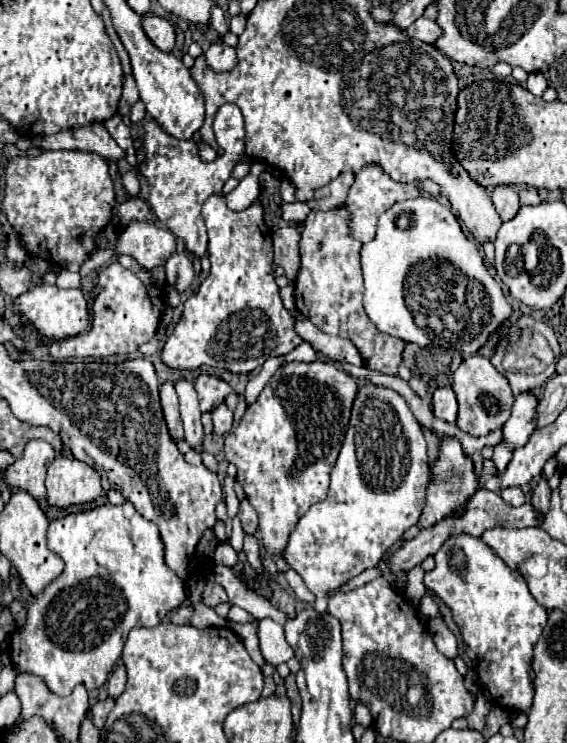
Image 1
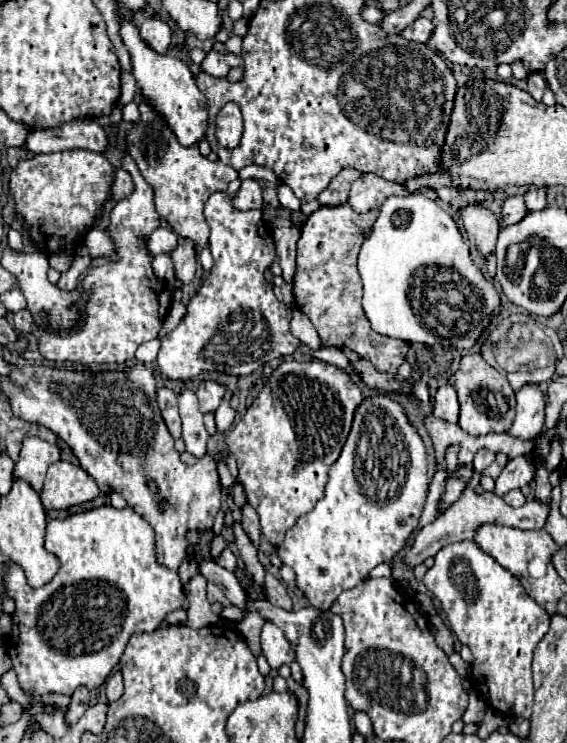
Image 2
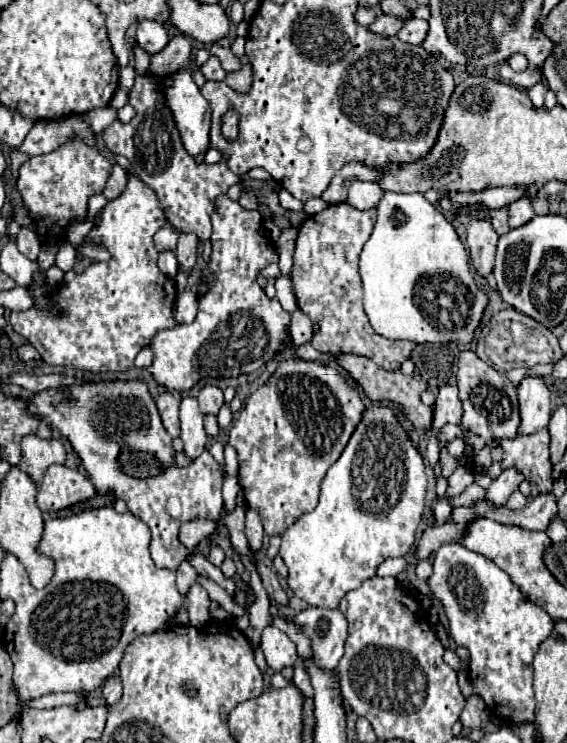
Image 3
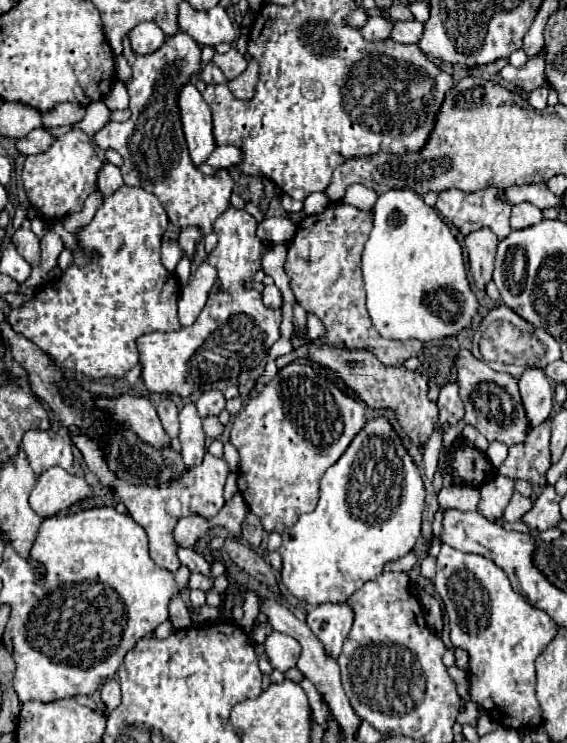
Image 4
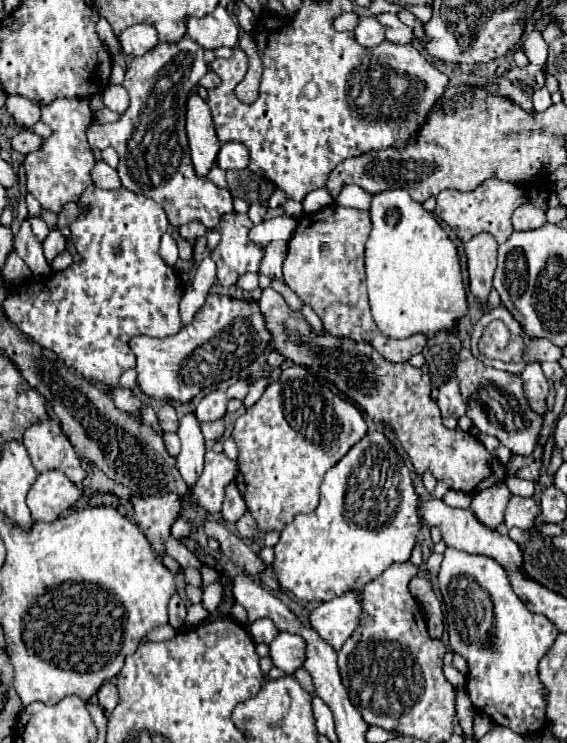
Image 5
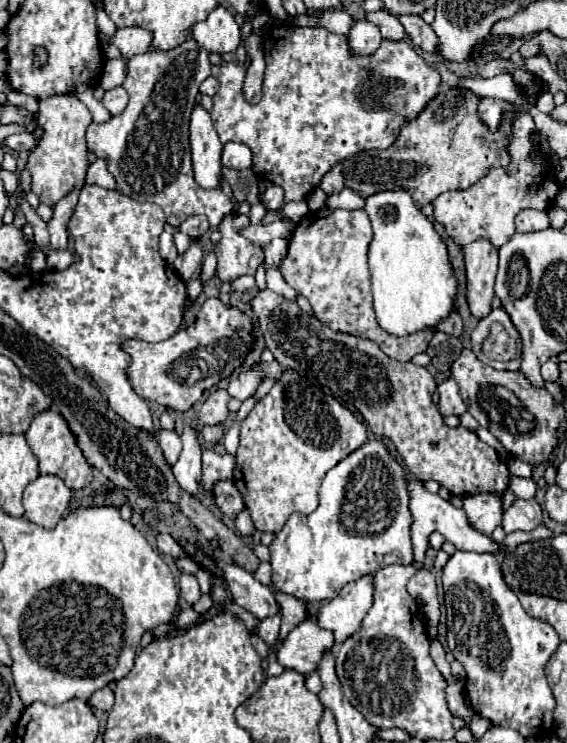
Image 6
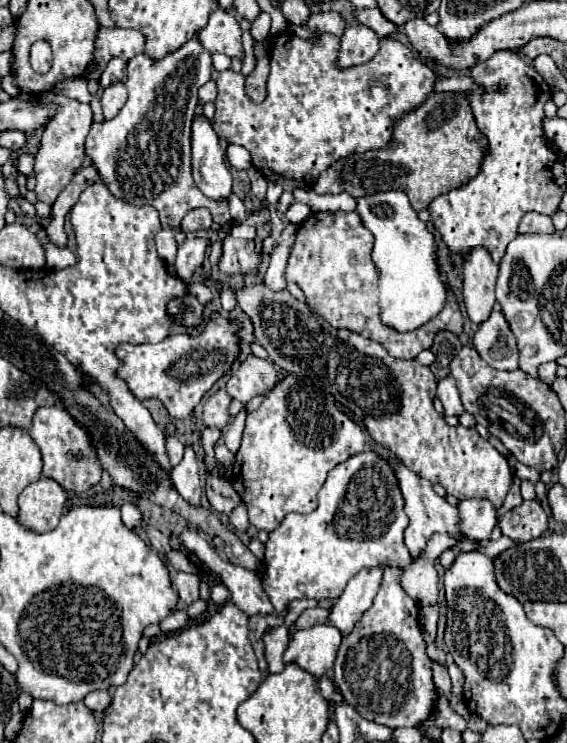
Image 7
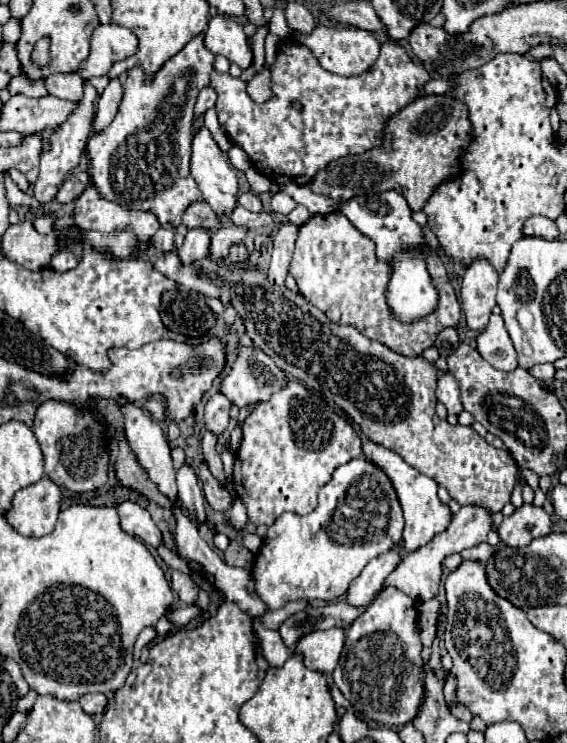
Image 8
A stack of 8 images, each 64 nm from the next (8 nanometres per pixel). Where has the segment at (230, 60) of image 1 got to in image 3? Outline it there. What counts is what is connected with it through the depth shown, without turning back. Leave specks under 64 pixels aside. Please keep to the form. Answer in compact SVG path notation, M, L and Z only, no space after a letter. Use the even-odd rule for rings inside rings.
M212 56L206 64L202 64L202 66L200 66L200 70L202 70L202 74L204 74L204 78L206 78L206 80L222 82L222 80L226 78L226 72L224 72L224 68L220 66L220 62L218 62L218 58L216 58L216 56Z

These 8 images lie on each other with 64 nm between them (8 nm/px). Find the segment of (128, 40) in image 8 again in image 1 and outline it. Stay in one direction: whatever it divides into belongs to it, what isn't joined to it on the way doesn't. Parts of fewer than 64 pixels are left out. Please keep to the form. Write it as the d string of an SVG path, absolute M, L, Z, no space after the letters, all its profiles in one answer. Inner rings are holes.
M146 16L142 22L142 28L158 50L170 52L174 48L174 28L166 18Z

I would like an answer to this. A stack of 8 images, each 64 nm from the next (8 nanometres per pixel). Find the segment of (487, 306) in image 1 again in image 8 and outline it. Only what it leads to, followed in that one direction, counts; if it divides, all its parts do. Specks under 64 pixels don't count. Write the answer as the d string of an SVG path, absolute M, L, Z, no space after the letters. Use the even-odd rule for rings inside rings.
M388 190L382 194L368 194L368 196L354 196L338 206L338 212L344 214L356 230L360 230L366 238L370 238L376 244L376 256L380 260L392 262L392 280L388 284L388 304L400 320L416 320L420 316L426 316L436 308L438 292L432 284L432 278L428 276L424 256L418 250L418 244L424 242L422 228L412 220L412 212L408 208L408 202L400 192Z

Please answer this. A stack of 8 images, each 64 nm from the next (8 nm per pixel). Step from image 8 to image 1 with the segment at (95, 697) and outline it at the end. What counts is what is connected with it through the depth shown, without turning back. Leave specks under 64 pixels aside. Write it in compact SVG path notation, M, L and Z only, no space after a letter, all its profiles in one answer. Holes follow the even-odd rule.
M118 666L118 668L110 674L106 686L108 686L108 696L114 698L114 700L124 692L124 688L126 688L126 672L124 672L124 666Z

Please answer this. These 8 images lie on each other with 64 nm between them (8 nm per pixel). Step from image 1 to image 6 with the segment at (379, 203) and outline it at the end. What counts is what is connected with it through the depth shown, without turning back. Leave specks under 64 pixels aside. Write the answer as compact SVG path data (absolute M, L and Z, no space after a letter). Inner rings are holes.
M344 188L338 194L332 194L326 198L326 208L344 208L344 210L358 210L364 206L364 198L356 196L356 192L352 192L350 188Z

